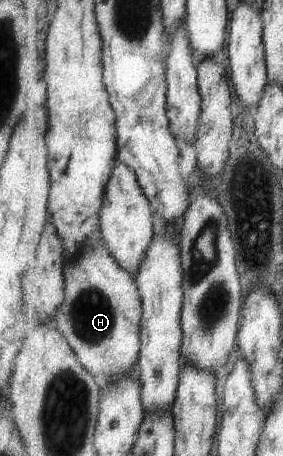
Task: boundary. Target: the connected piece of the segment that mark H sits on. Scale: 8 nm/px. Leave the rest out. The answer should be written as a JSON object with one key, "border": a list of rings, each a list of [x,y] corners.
{"border":[[[104,239],[87,256],[68,261],[64,269],[66,296],[55,326],[76,351],[84,368],[96,378],[125,376],[140,359],[144,307],[135,277],[111,255]]]}

